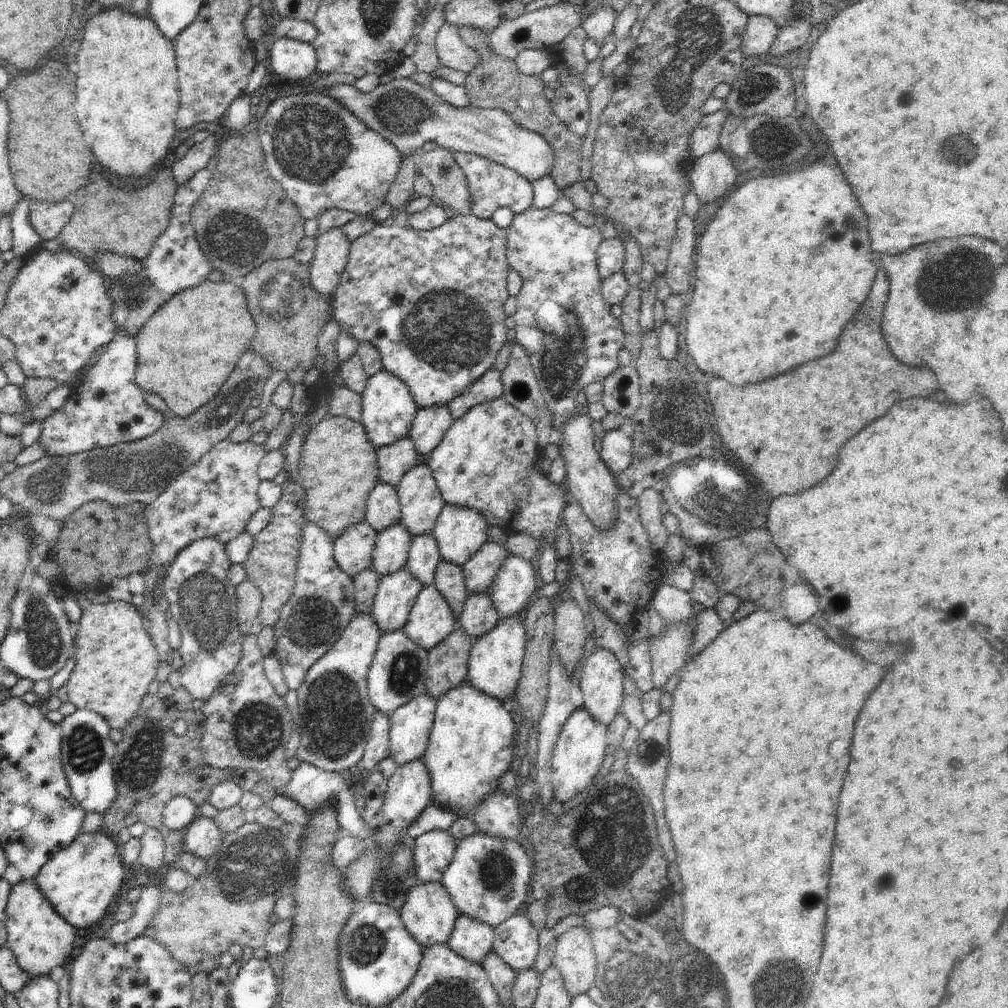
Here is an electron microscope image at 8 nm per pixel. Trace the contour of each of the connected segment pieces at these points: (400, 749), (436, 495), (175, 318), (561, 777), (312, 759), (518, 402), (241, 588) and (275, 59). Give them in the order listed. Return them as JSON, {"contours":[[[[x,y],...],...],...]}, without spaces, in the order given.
{"contours":[[[[425,692],[391,714],[389,756],[397,766],[423,758],[433,727],[437,700]]],[[[421,460],[420,464],[409,470],[396,489],[401,506],[401,525],[412,538],[431,533],[445,502],[426,460]]],[[[209,279],[174,295],[163,304],[135,336],[137,365],[135,381],[144,392],[154,392],[166,402],[173,416],[184,418],[210,402],[224,386],[239,358],[251,348],[257,331],[256,321],[247,309],[244,291],[233,280],[212,282]]],[[[583,708],[575,710],[565,722],[556,741],[551,758],[551,783],[553,788],[553,799],[558,802],[568,802],[576,794],[580,794],[594,777],[608,754],[607,728],[595,721],[588,711]]],[[[356,615],[338,642],[308,669],[298,687],[294,726],[301,739],[295,756],[331,773],[348,772],[359,766],[370,738],[374,705],[367,689],[367,674],[381,637],[371,615]]],[[[515,342],[514,348],[509,358],[509,363],[501,372],[501,381],[503,386],[503,397],[509,405],[517,408],[524,416],[527,416],[536,425],[538,448],[542,453],[545,446],[553,441],[553,428],[551,426],[551,414],[546,404],[545,398],[541,393],[536,375],[534,374],[532,363],[528,358],[528,353],[522,348],[522,345]]],[[[248,579],[235,587],[235,593],[237,596],[237,627],[244,636],[250,635],[250,628],[257,620],[263,596],[257,586],[254,586]]],[[[284,37],[268,45],[268,52],[270,70],[286,76],[288,80],[304,80],[317,70],[317,54],[311,43]]]]}

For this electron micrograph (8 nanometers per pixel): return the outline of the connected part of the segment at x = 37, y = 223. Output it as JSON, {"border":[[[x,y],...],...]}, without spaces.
{"border":[[[66,199],[59,203],[33,201],[30,206],[31,225],[42,241],[55,239],[72,216],[73,202]]]}

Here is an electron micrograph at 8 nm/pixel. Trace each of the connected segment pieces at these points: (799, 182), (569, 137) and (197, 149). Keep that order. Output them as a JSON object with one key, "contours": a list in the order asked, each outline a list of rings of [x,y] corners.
{"contours":[[[[816,162],[816,164],[810,164],[810,168],[796,168],[796,172],[788,176],[776,176],[776,178],[760,176],[754,180],[746,180],[742,188],[739,182],[739,186],[730,193],[727,201],[713,217],[698,239],[694,254],[696,260],[694,278],[681,328],[686,341],[683,357],[696,363],[702,373],[712,372],[713,376],[724,378],[734,386],[744,386],[748,382],[756,384],[766,378],[780,376],[810,360],[818,360],[830,354],[836,348],[844,326],[856,316],[858,309],[866,302],[879,270],[876,261],[872,259],[873,250],[867,229],[866,213],[852,194],[852,189],[844,180],[840,168],[838,166],[830,168],[824,162]]],[[[460,27],[459,33],[469,47],[479,52],[482,62],[469,72],[465,79],[464,86],[471,102],[470,106],[503,110],[519,127],[542,135],[555,150],[555,167],[550,176],[562,192],[567,191],[574,182],[581,181],[580,161],[583,137],[569,131],[568,127],[556,116],[552,110],[551,101],[546,99],[544,81],[534,75],[525,75],[515,61],[496,54],[493,37],[479,28]]],[[[211,134],[202,143],[190,147],[187,154],[174,164],[172,176],[178,186],[184,186],[190,182],[194,175],[207,166],[210,159],[217,154],[218,146],[223,139],[223,135]]]]}

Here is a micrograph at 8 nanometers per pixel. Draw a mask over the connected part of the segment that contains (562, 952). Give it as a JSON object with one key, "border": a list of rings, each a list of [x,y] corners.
{"border":[[[585,926],[572,927],[558,936],[553,964],[560,969],[570,996],[587,993],[597,979],[597,958],[590,930]]]}

